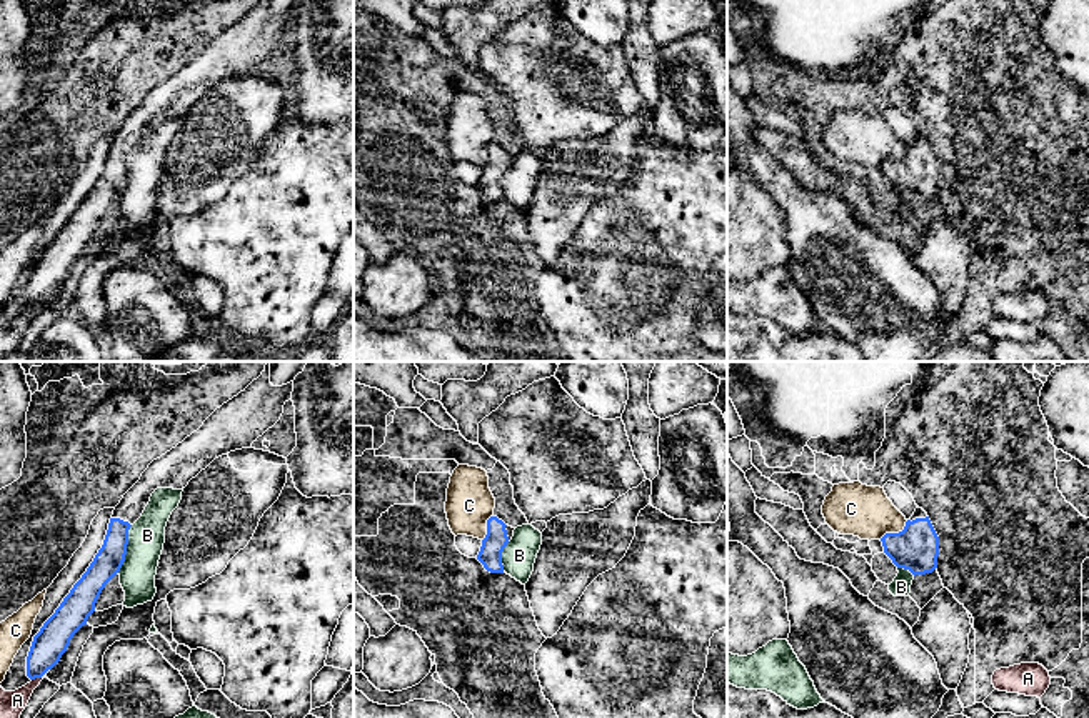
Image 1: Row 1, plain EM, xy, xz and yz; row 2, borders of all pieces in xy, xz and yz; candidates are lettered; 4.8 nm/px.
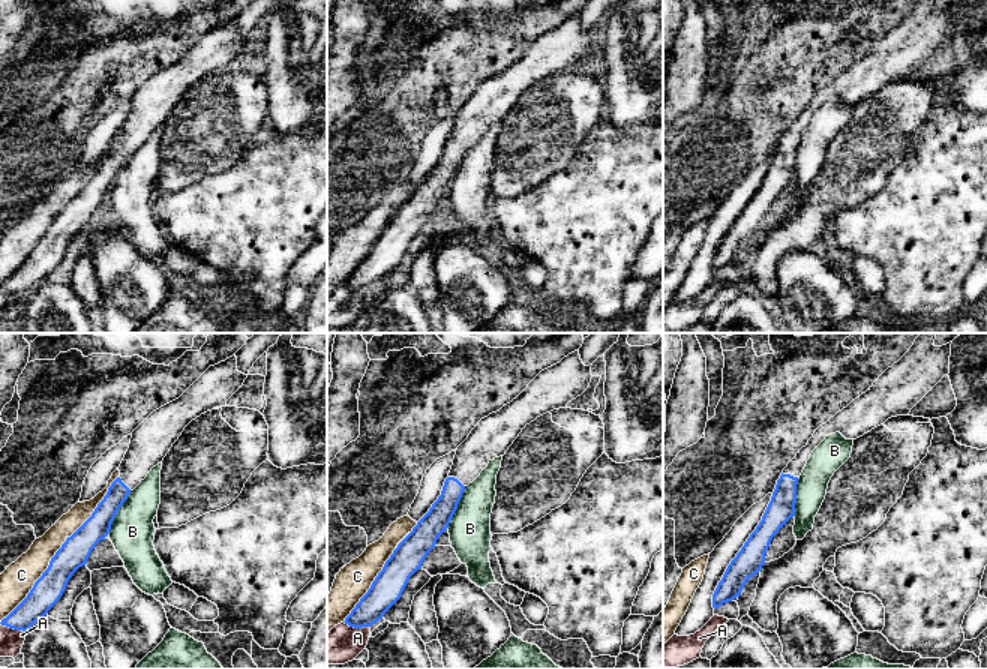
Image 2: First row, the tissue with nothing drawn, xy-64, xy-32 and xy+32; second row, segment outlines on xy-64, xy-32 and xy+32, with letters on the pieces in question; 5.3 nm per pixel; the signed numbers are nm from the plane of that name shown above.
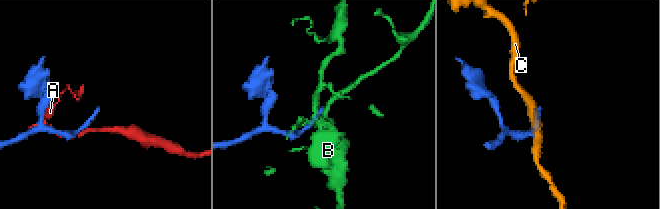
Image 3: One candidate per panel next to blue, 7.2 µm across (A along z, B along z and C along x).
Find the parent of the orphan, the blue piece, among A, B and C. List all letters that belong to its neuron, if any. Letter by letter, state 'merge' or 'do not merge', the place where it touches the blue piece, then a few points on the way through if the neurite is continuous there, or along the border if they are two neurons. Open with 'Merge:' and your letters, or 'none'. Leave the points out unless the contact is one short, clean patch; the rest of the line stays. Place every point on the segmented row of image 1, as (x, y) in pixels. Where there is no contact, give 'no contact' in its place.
Merge: none
A: do not merge | xy (37, 677)
B: do not merge | xy (125, 548) | along xy (132, 525), (127, 535), (125, 560), (117, 572)
C: do not merge | yz (894, 533)

